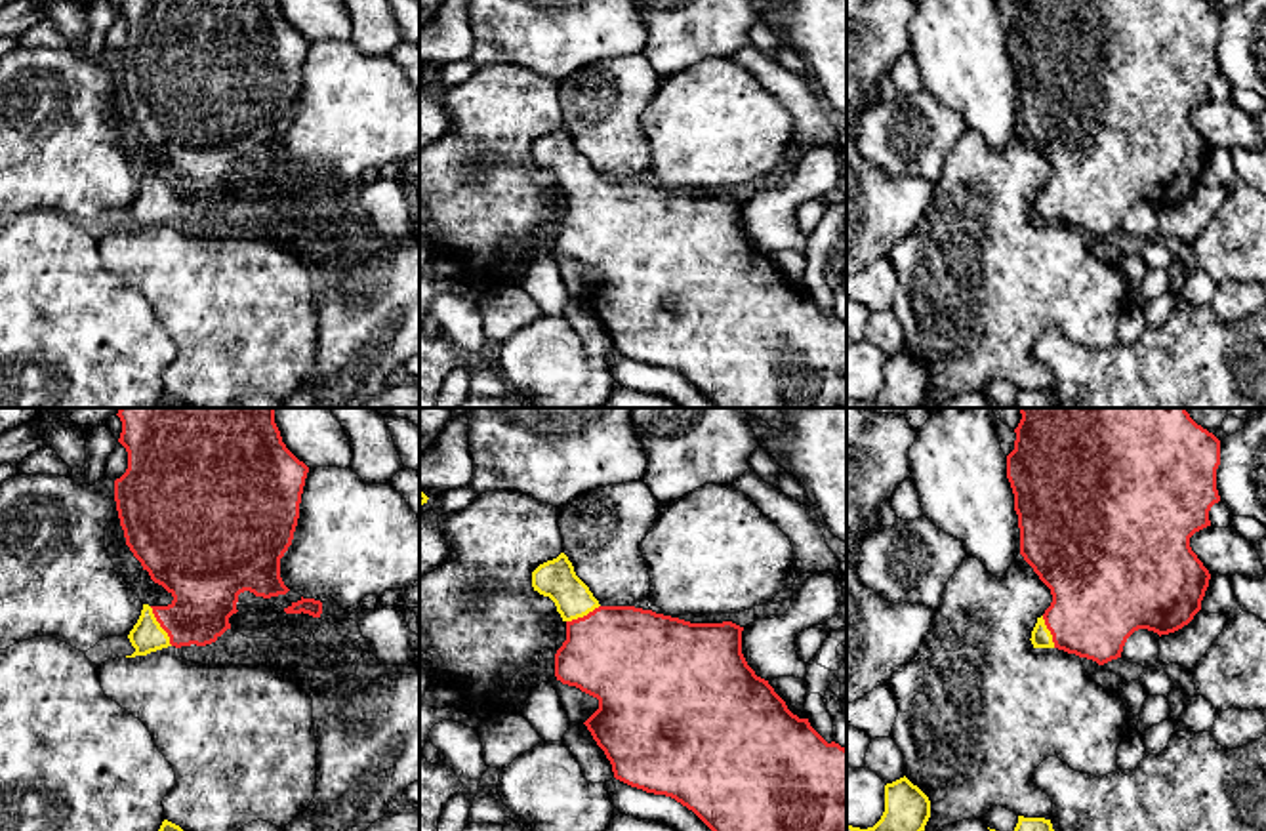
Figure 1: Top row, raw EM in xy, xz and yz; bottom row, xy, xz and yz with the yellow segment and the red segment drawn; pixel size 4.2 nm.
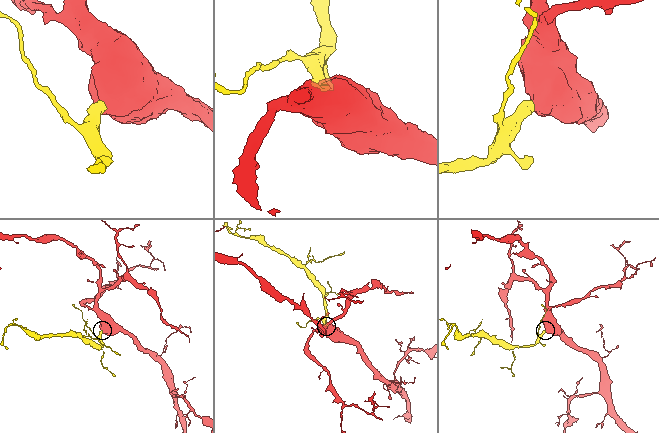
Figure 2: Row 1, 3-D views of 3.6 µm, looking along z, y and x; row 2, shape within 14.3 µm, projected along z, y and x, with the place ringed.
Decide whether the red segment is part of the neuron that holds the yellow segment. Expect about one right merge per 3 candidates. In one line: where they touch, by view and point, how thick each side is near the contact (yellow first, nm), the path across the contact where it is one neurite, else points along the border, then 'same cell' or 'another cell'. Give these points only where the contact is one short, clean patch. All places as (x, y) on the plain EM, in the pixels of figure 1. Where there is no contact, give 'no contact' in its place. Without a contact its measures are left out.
xy (159, 199) | 140/280 nm | across xy (147, 208), (159, 199), (204, 161) | same cell

